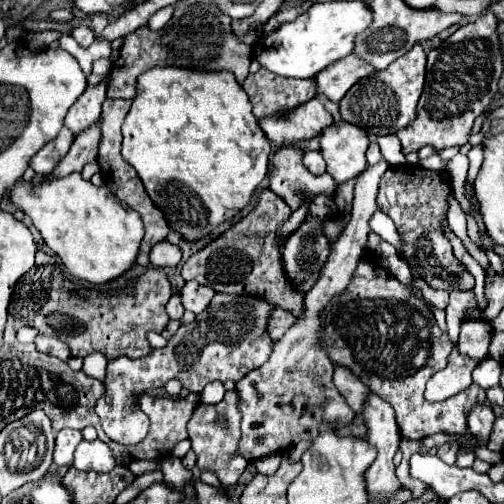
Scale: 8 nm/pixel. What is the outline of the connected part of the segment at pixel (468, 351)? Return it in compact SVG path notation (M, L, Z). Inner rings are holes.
M465 319L461 323L461 333L457 341L457 349L463 355L469 355L473 359L485 359L489 351L491 341L491 323L487 319Z

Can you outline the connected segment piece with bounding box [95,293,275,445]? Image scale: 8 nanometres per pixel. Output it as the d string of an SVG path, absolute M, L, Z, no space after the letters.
M215 293L205 311L201 311L193 323L181 325L179 331L167 341L165 349L153 351L141 359L119 357L109 361L105 377L105 397L97 401L97 415L101 427L111 441L121 445L135 445L148 434L150 420L135 403L137 393L161 389L169 379L179 379L181 385L193 393L201 393L203 387L215 379L239 381L249 371L259 369L273 353L275 341L267 333L269 313L273 305L265 297L257 295L229 295Z

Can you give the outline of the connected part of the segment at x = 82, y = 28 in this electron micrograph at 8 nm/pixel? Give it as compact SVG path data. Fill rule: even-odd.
M79 25L79 27L75 27L75 29L71 31L71 35L73 35L75 41L77 41L79 45L83 45L83 47L89 47L89 45L93 43L93 39L95 39L93 31L91 31L87 25Z

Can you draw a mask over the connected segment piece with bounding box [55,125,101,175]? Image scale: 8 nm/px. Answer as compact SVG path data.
M93 125L89 131L81 133L69 153L65 155L65 159L57 165L55 169L55 175L65 175L65 173L71 173L71 171L81 171L85 163L91 163L91 161L97 161L97 153L99 153L99 141L101 141L101 127L99 125Z

